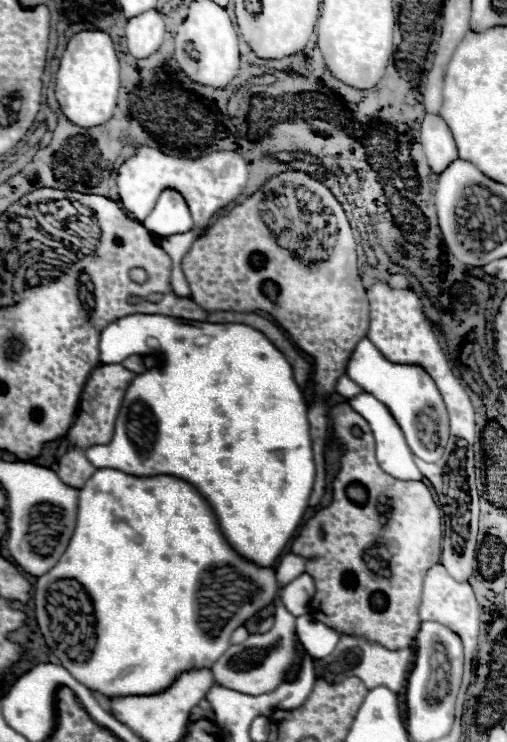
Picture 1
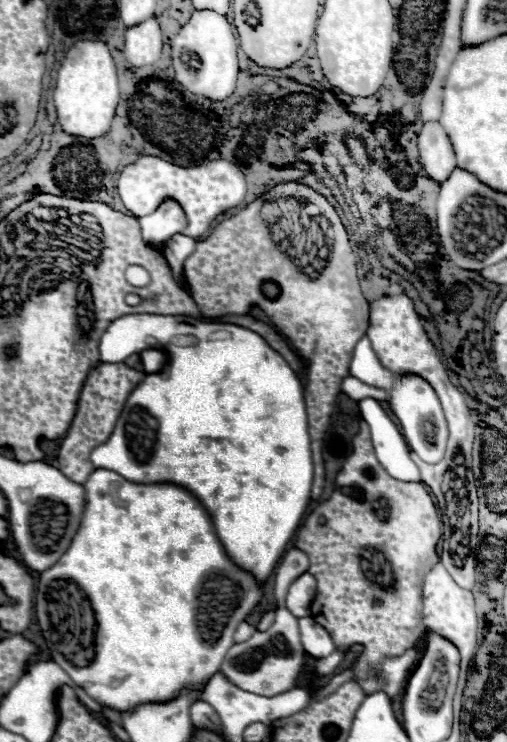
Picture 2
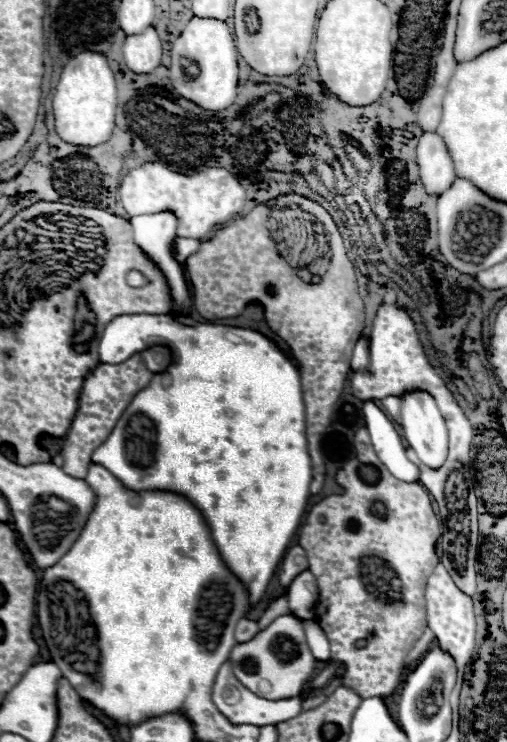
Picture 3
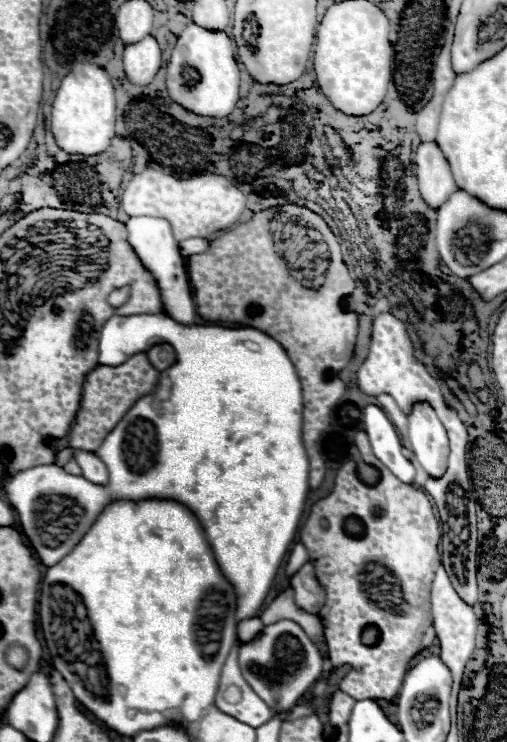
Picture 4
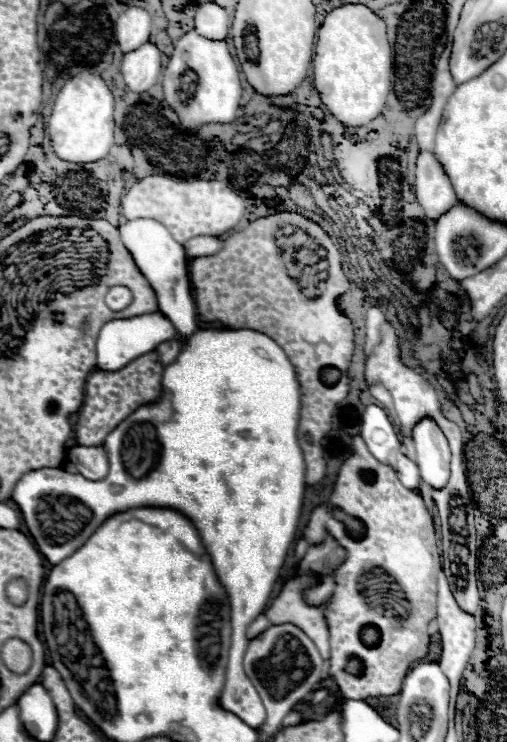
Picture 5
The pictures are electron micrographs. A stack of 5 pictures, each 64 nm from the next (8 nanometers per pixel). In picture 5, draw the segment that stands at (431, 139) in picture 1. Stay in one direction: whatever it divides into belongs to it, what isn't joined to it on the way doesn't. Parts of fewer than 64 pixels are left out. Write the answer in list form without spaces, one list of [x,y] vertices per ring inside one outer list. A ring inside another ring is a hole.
[[[420,152],[416,164],[416,198],[430,218],[444,214],[456,200],[454,188],[434,152]]]

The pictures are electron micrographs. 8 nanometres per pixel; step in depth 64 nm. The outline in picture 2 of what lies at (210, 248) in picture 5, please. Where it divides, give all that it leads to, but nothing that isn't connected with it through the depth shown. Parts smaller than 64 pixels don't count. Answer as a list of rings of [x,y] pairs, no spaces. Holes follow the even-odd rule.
[[[172,236],[166,244],[164,244],[164,254],[168,256],[168,262],[172,266],[172,276],[176,280],[176,284],[184,290],[186,288],[186,280],[182,276],[182,264],[184,260],[194,252],[196,240],[190,236]]]

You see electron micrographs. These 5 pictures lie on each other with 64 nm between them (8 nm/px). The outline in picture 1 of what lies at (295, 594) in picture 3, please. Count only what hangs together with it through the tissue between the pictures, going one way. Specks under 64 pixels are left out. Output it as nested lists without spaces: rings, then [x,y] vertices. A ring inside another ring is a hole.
[[[98,468],[78,494],[76,528],[64,556],[36,584],[36,620],[48,648],[84,686],[106,696],[160,692],[168,688],[172,684],[172,676],[182,670],[204,666],[212,668],[212,664],[230,648],[232,632],[256,612],[272,604],[278,596],[292,616],[302,616],[308,612],[308,604],[314,596],[314,580],[308,574],[302,574],[280,588],[276,584],[274,568],[260,568],[258,564],[242,558],[228,544],[220,532],[216,514],[192,484],[174,476],[140,478],[116,468]],[[60,578],[78,580],[94,604],[96,646],[88,648],[90,656],[82,662],[70,658],[68,652],[62,650],[62,644],[56,644],[54,630],[48,628],[52,618],[44,612],[44,596],[48,586]]]

